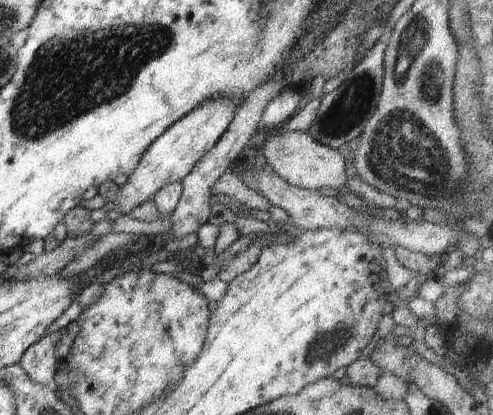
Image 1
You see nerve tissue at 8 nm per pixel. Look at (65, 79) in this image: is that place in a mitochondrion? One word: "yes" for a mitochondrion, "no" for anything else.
yes

